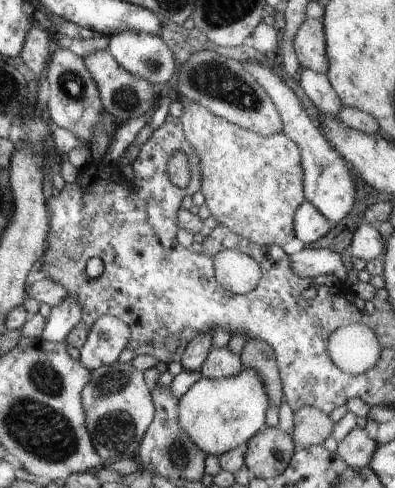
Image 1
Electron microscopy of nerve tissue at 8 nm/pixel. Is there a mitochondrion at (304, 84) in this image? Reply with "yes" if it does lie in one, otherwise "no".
no

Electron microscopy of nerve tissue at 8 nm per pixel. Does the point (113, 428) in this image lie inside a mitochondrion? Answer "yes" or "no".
yes

